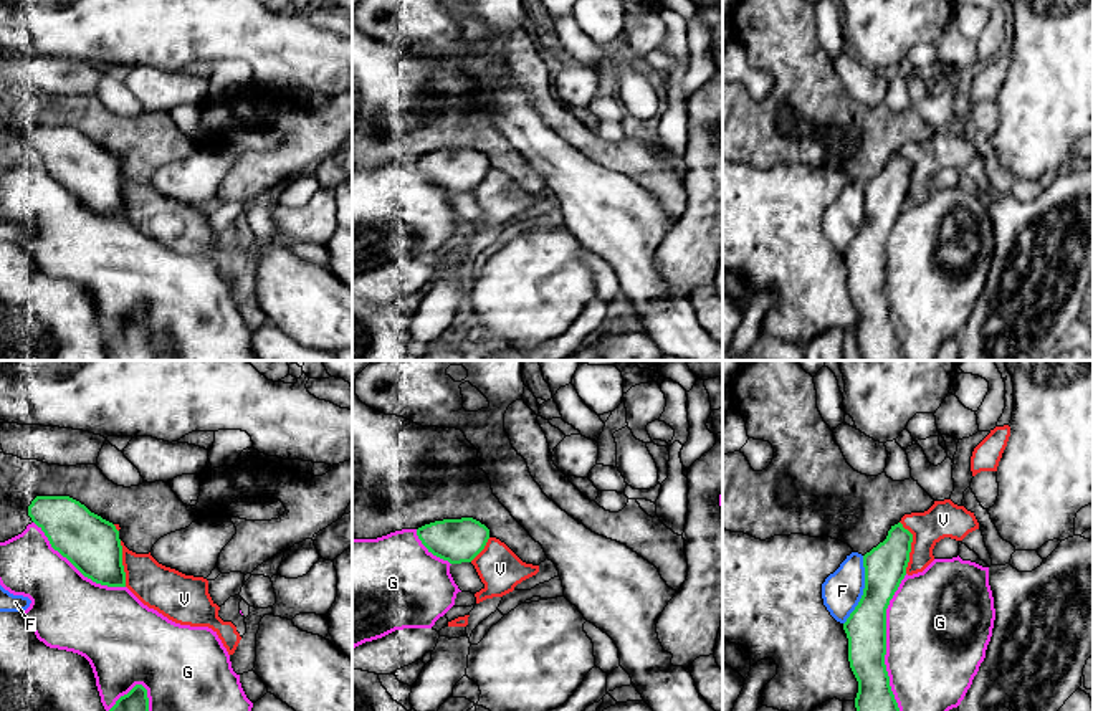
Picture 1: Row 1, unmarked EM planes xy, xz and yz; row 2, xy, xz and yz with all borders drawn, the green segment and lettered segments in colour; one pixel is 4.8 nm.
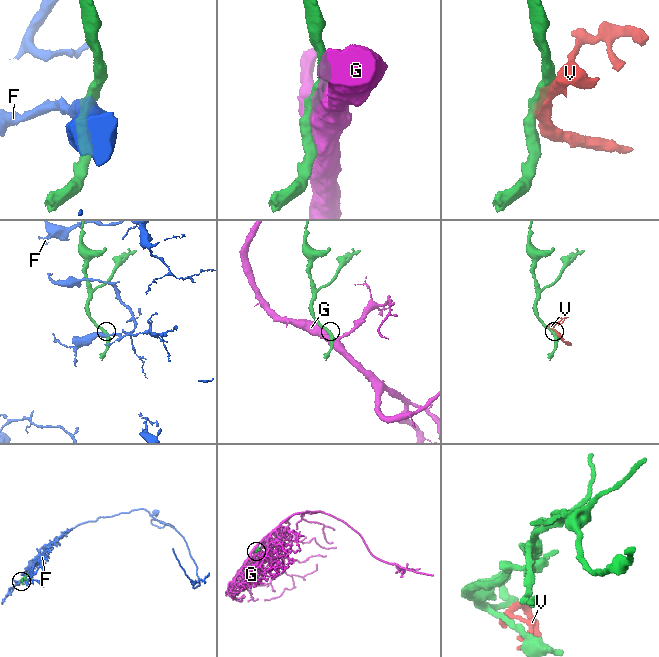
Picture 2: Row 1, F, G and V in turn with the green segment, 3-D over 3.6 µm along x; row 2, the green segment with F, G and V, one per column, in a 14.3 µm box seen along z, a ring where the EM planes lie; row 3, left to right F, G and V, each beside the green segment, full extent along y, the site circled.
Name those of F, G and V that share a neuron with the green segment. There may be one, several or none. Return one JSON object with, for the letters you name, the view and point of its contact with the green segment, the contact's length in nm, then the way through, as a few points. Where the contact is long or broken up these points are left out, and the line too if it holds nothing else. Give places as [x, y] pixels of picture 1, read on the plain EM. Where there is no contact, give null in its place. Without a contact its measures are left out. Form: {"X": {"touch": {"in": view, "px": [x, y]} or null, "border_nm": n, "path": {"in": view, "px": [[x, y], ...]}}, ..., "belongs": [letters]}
{"belongs": []}

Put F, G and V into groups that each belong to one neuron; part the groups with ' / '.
F / G / V

